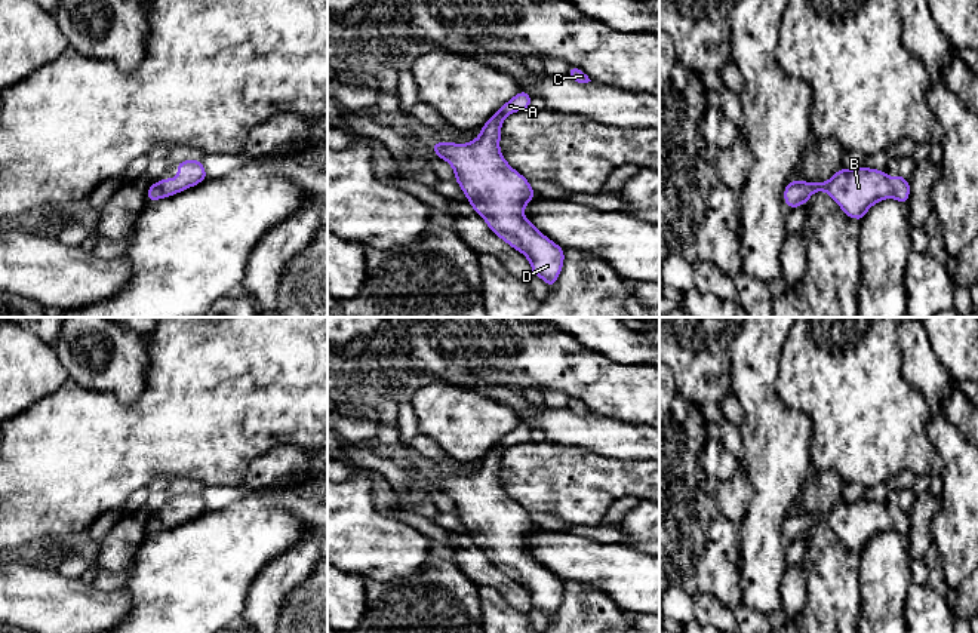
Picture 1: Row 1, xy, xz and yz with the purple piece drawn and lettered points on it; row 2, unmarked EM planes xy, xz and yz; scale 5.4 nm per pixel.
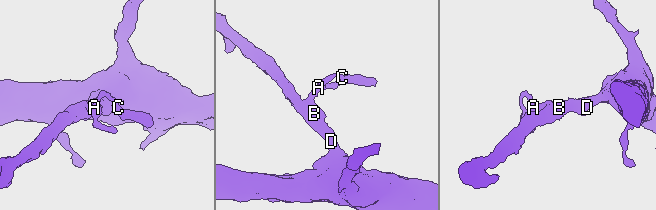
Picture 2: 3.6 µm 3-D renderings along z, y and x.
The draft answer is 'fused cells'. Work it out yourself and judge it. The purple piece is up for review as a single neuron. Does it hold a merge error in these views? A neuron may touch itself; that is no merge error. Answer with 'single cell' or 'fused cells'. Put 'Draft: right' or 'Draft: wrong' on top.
Draft: wrong
single cell

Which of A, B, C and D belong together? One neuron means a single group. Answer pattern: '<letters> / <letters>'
A B C D

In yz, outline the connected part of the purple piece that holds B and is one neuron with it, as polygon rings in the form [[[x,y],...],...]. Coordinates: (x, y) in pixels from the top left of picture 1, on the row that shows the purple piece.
[[[865,166],[854,170],[840,168],[825,182],[793,179],[784,187],[784,203],[794,209],[808,203],[815,191],[828,193],[846,216],[861,221],[873,205],[885,199],[892,197],[905,205],[910,197],[910,182],[899,173],[889,179],[886,170]]]

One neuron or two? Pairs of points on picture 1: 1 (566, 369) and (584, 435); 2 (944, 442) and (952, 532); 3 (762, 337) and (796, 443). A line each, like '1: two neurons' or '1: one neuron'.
1: two neurons
2: one neuron
3: one neuron

